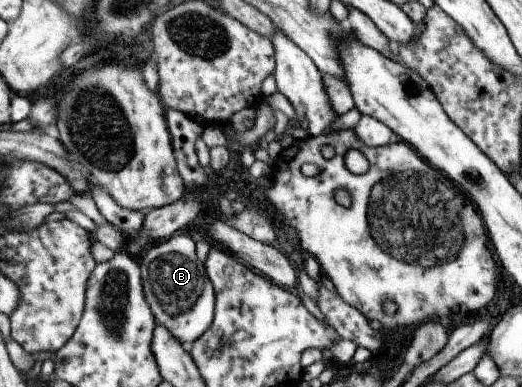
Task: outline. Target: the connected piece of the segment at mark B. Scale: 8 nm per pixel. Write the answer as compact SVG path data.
M182 231L167 241L155 244L141 260L144 292L155 321L166 325L166 329L185 345L193 345L211 329L217 305L215 287L208 276L205 261L200 261L196 255L194 239Z

